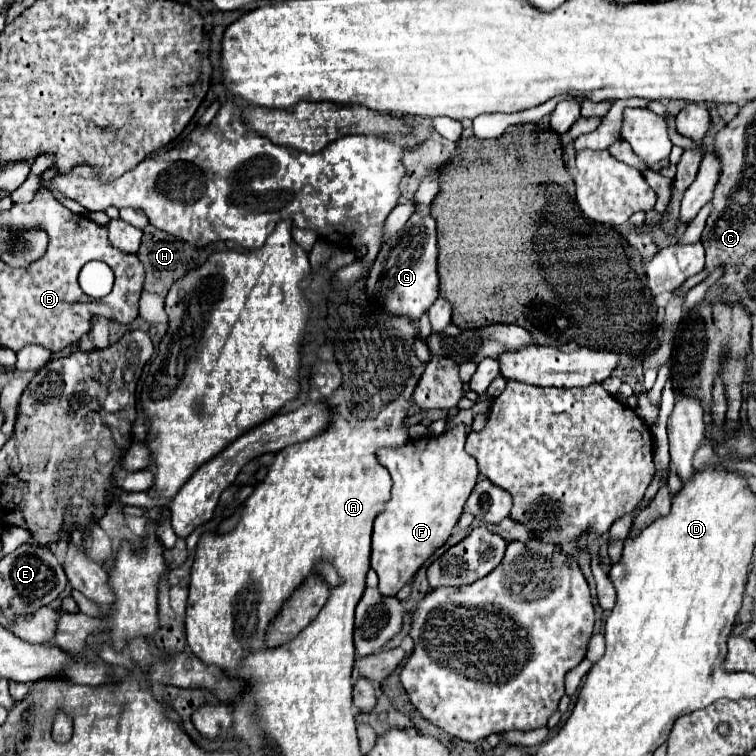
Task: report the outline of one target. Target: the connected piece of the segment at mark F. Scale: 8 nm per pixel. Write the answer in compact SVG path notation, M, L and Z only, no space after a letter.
M457 425L437 437L427 435L421 439L411 439L395 449L379 449L377 461L389 471L393 479L391 499L385 503L385 509L375 517L373 547L371 547L371 567L379 575L379 591L383 595L395 595L417 573L417 569L433 555L433 551L449 539L451 529L457 525L463 513L463 505L479 479L477 461L471 455L467 455L465 439L467 439L465 425Z

